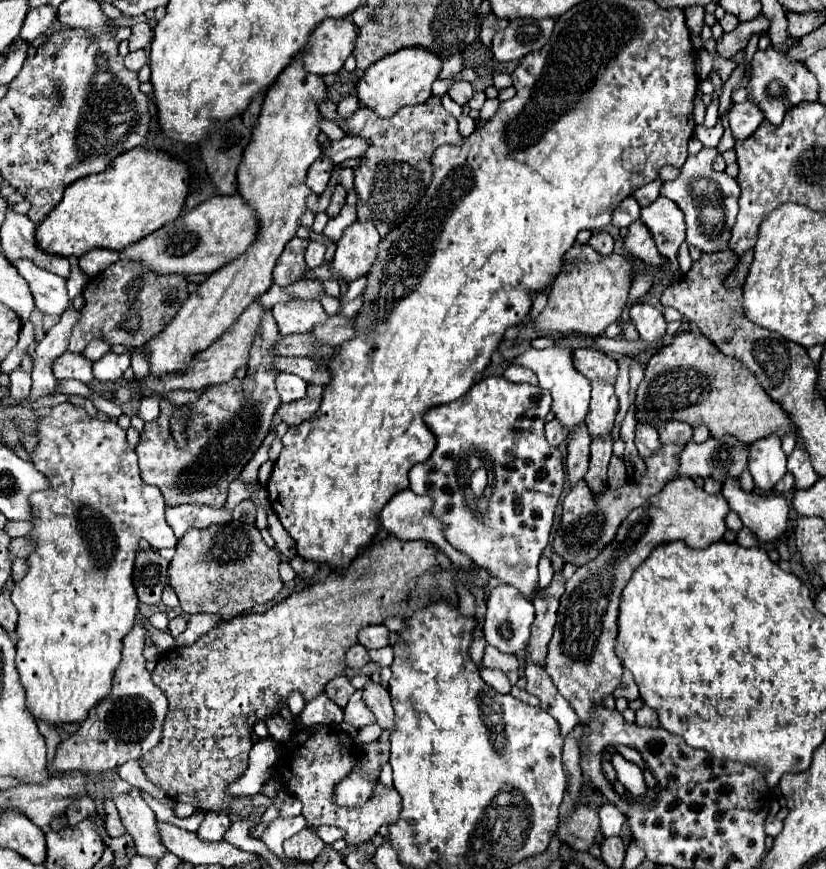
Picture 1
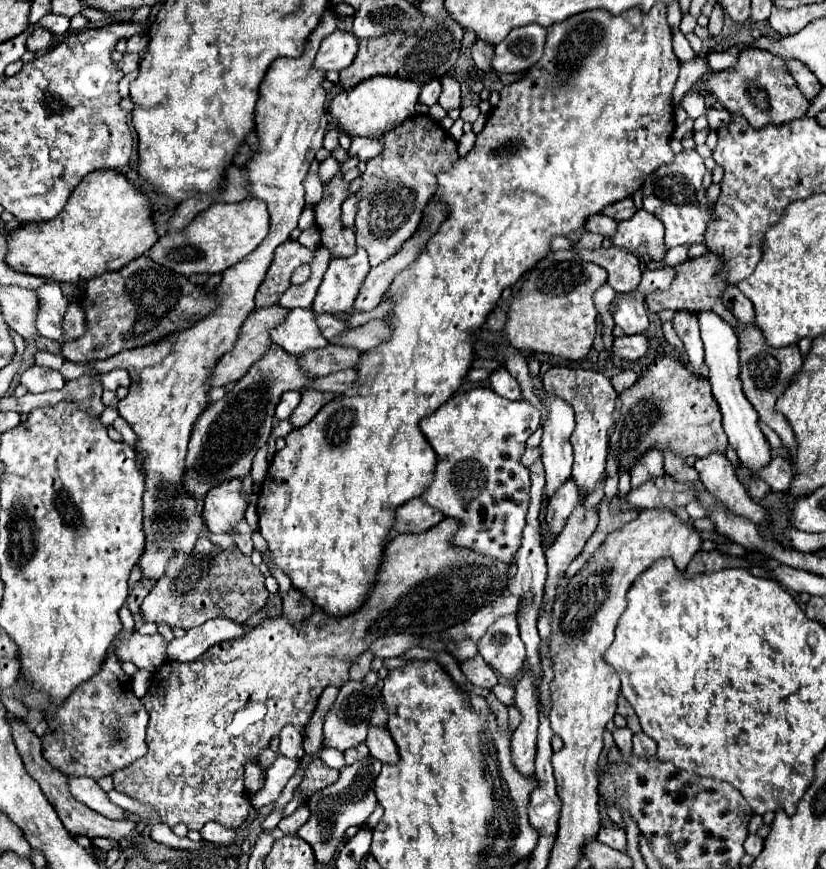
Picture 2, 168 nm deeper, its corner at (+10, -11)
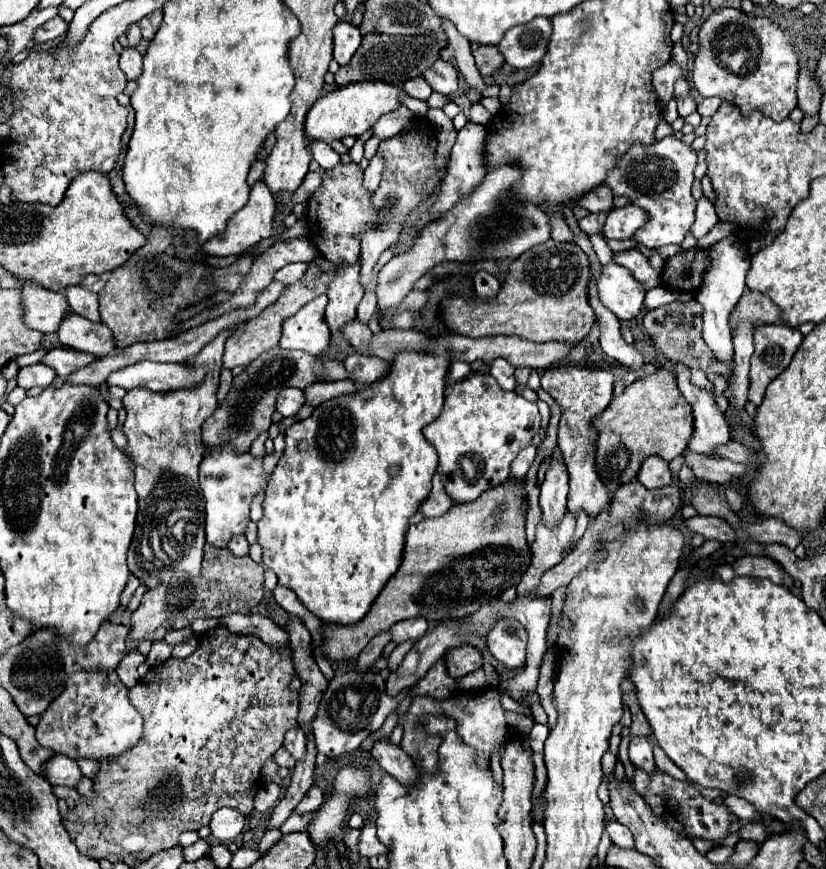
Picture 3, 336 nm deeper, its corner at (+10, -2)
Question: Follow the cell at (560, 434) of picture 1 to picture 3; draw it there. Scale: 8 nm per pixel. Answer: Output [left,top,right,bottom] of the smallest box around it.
[512,444,536,478]

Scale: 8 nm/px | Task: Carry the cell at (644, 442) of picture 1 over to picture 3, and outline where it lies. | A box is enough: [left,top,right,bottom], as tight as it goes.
[636,458,672,488]

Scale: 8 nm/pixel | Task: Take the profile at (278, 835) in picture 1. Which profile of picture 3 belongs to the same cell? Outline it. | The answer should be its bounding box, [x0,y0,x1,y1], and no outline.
[294,786,324,814]

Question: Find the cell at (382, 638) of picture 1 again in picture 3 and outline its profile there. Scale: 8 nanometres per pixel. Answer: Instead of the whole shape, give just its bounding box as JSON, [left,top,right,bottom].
[390,618,428,644]

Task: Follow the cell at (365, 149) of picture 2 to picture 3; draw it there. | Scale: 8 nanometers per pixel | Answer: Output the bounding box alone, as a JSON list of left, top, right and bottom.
[372,106,412,140]

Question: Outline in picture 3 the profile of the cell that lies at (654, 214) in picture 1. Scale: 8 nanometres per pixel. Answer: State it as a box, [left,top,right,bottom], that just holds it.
[604,204,648,240]

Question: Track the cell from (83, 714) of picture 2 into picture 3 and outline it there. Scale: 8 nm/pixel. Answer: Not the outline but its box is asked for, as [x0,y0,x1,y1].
[36,670,142,760]

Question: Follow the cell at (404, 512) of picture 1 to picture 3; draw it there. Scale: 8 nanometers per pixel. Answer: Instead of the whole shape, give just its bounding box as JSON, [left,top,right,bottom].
[418,474,452,518]

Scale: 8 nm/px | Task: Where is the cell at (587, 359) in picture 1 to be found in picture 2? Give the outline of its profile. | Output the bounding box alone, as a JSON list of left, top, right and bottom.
[544,367,618,497]

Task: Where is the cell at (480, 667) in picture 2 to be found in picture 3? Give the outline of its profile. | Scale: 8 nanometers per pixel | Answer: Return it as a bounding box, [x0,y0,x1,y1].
[446,646,484,678]

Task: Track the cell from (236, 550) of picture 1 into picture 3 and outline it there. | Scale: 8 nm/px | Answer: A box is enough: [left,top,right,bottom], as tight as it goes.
[130,546,264,640]

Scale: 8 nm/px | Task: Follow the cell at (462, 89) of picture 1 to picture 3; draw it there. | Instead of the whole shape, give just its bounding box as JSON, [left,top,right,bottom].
[424,58,458,96]

